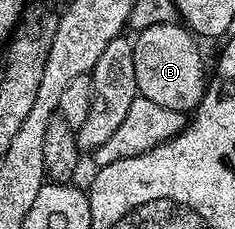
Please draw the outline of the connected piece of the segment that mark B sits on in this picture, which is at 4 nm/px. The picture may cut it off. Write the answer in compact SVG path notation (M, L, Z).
M181 23L156 24L139 31L133 39L134 76L137 93L170 111L183 114L195 111L206 89L206 70L197 39Z

